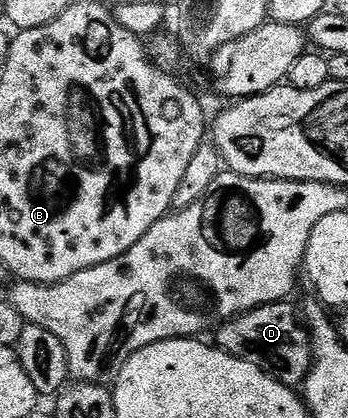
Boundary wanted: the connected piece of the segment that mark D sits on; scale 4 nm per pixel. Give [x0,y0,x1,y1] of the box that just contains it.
[214,302,312,389]

